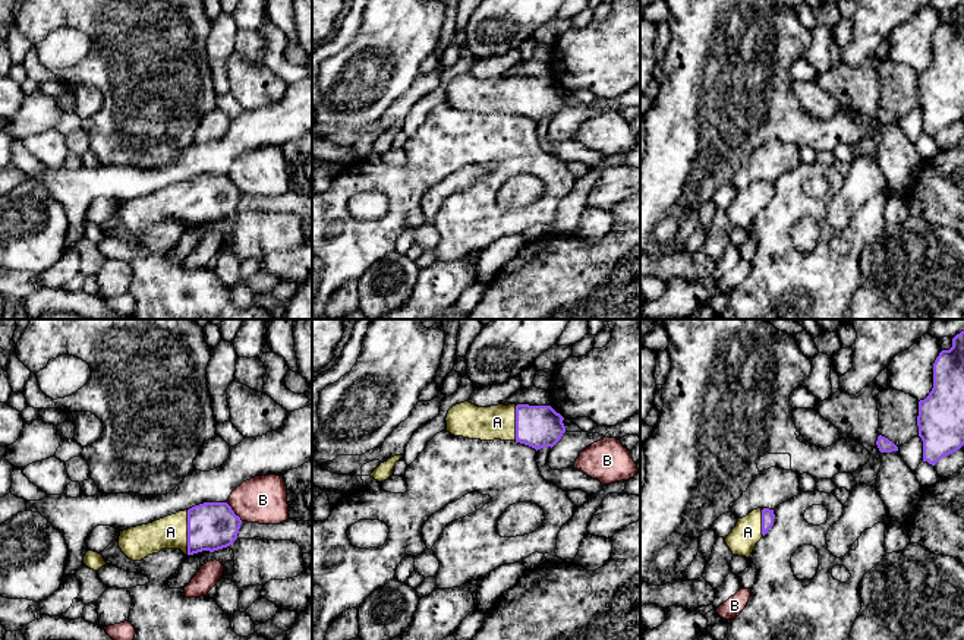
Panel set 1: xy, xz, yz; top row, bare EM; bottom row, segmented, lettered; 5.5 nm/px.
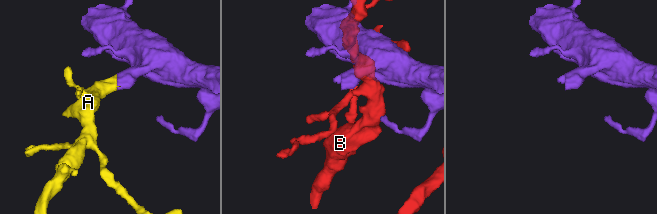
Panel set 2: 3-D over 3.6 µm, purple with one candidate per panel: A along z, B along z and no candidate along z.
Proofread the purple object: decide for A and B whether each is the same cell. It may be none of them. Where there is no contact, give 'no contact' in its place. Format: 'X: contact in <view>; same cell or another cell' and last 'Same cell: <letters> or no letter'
A: contact in xy; same cell
B: contact in xy; another cell
Same cell: A

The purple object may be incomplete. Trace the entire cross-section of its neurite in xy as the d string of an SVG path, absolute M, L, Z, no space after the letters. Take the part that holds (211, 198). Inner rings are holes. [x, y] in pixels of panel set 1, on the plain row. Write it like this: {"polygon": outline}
{"polygon": "M204 174L120 204L119 220L132 233L161 221L180 221L185 227L214 224L237 211L240 196L240 189L227 174Z"}

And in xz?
{"polygon": "M469 73L453 78L447 104L481 113L516 113L535 120L554 119L566 104L564 89L551 78L498 76L478 79Z"}

